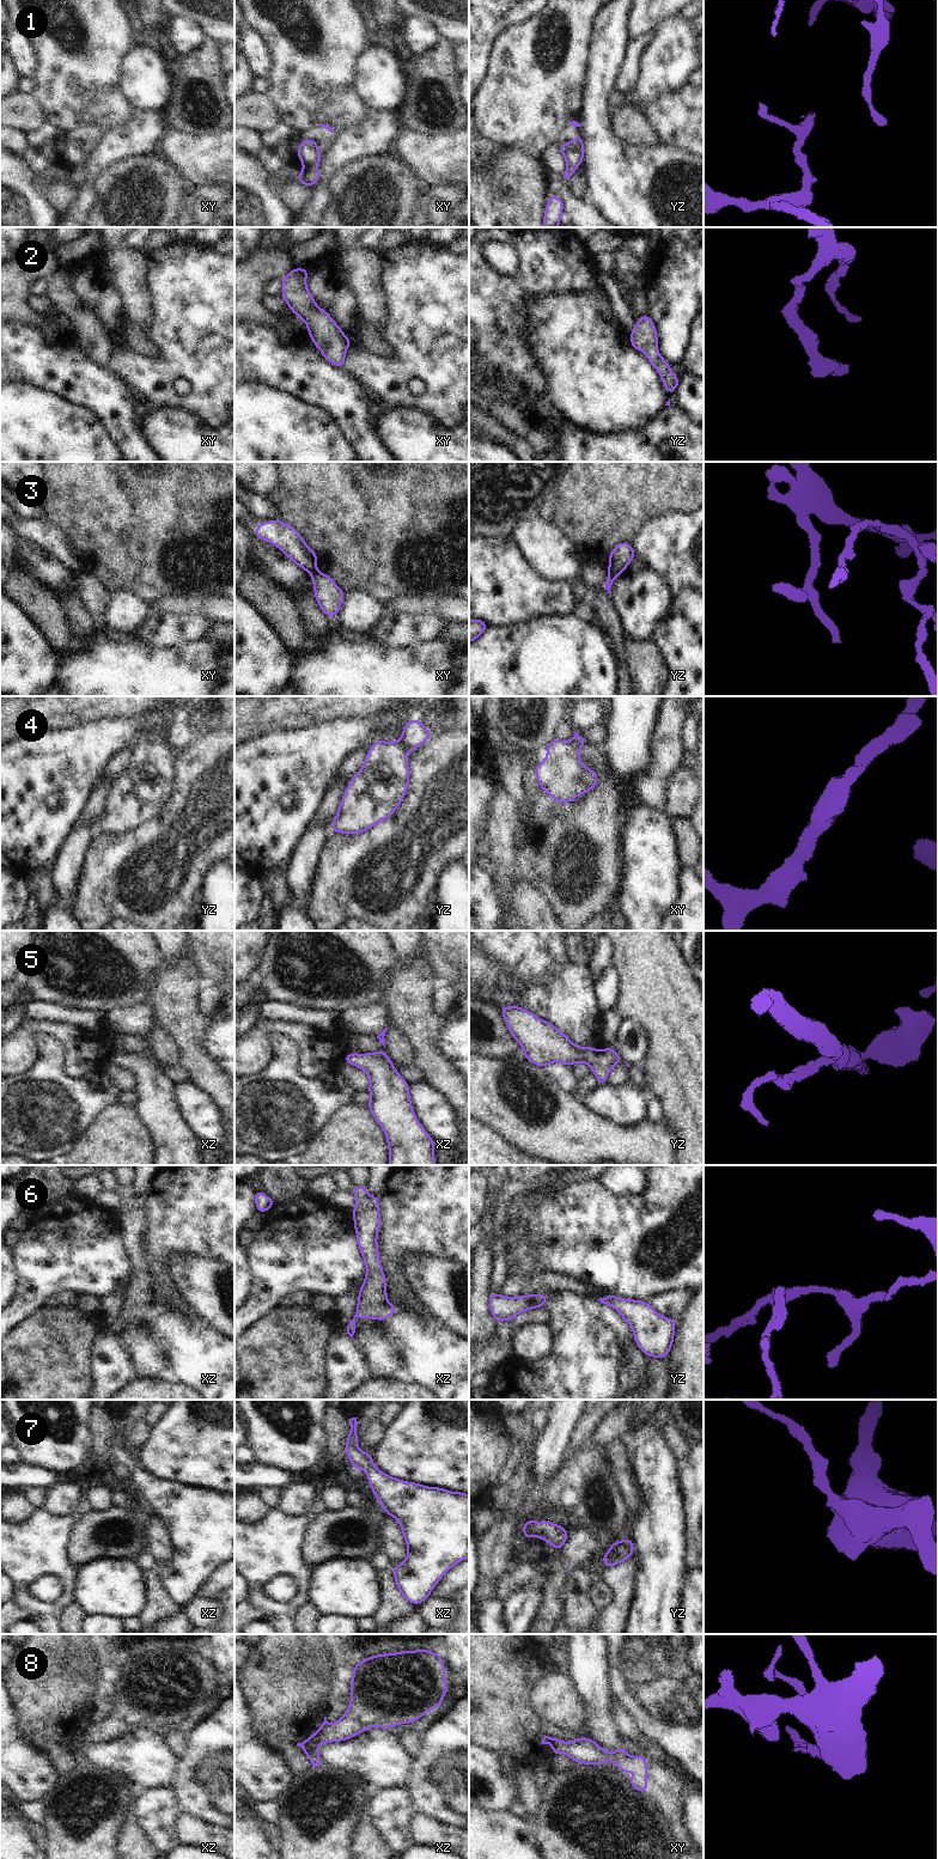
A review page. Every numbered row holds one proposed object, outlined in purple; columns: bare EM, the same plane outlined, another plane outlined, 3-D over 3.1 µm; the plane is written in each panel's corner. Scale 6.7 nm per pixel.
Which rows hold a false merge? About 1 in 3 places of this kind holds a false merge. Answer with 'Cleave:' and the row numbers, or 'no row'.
Cleave: 3

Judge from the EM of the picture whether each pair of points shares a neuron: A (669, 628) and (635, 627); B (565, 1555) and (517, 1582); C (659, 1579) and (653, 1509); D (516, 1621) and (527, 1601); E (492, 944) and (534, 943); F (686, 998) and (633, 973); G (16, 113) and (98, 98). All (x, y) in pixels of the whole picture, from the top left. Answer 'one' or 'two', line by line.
A: two
B: two
C: one
D: one
E: one
F: one
G: two

